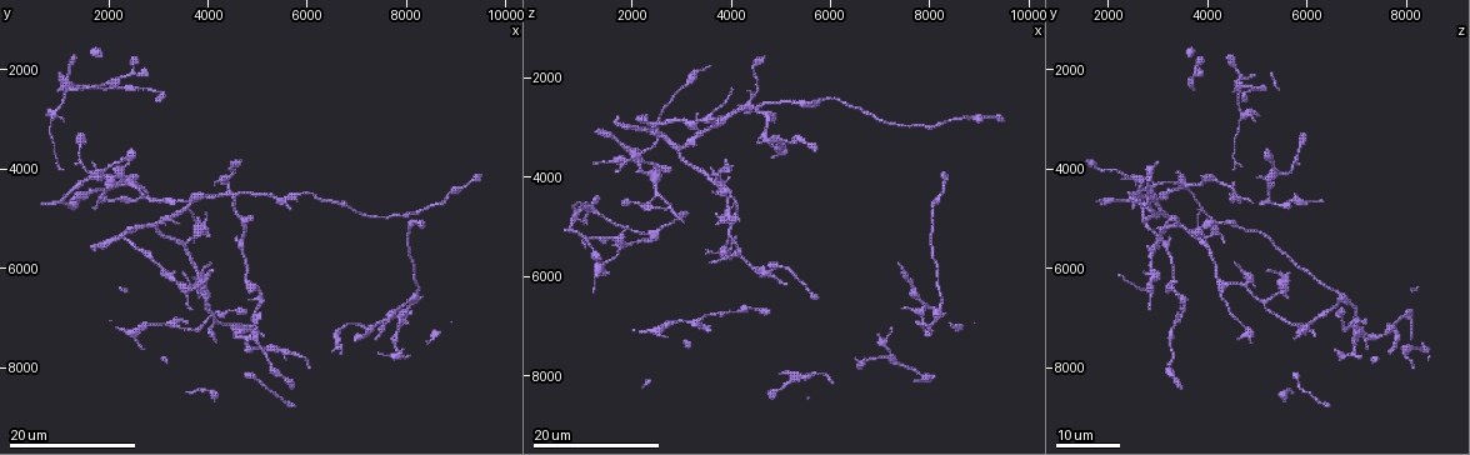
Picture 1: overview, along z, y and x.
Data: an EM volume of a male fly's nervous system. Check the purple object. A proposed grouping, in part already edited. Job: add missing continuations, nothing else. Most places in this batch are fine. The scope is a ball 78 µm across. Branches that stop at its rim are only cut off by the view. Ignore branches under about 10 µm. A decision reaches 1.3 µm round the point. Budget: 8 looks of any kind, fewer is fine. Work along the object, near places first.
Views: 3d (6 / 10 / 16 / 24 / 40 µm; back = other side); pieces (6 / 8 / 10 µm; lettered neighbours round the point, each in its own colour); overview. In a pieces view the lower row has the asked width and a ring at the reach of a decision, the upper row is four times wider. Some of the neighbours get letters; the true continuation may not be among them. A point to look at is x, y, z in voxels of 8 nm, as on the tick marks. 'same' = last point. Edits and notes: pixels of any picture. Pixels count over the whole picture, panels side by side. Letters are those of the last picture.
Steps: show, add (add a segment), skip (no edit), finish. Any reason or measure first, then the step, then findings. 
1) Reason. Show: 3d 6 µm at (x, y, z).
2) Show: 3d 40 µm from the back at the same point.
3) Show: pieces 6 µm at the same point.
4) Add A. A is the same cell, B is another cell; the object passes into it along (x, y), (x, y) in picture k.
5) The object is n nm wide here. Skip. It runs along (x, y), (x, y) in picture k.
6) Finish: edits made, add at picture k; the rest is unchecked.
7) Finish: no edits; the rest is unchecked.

Show: 3d 24 µm at (2450, 3850, 2950).

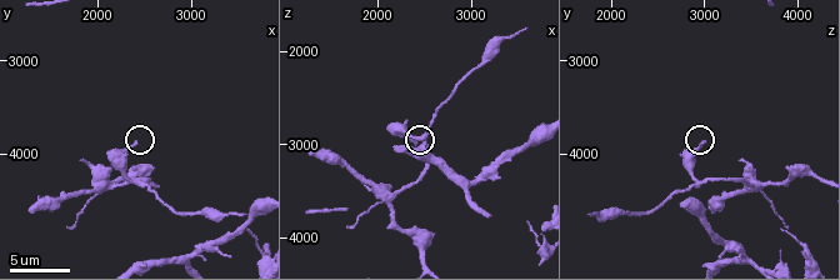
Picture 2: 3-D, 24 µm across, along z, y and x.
What lies round it. Show: pieces 8 µm at (2400, 3900, 3000).

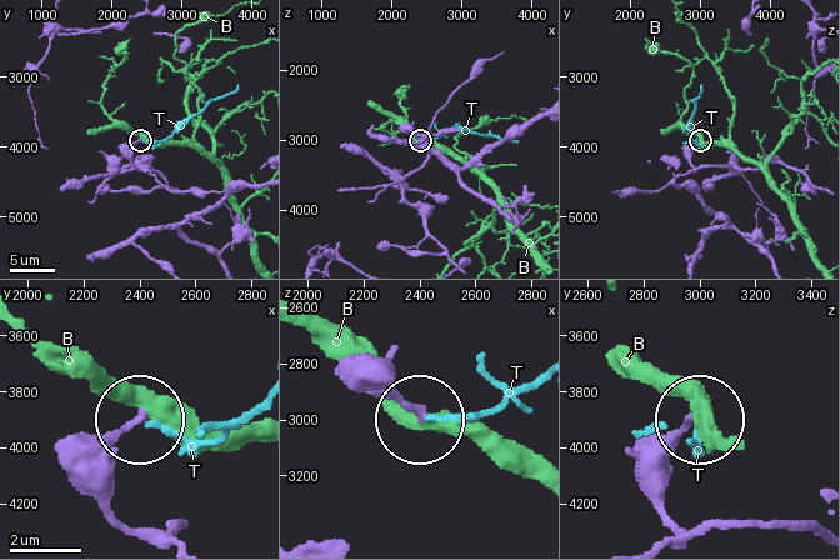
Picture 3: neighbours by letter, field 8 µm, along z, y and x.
Skip. B and T are other cells; none of them fits.

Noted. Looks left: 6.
Branch stops here. Show: 3d 16 µm at (3000, 4600, 4900).

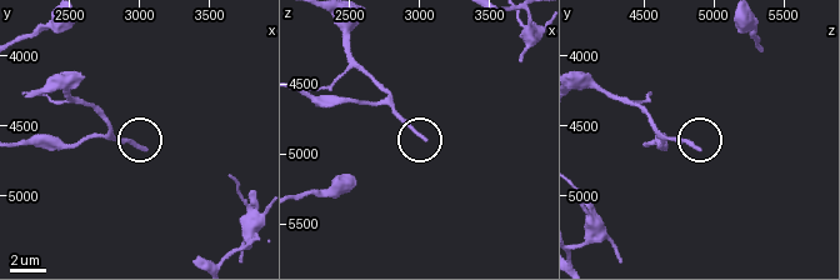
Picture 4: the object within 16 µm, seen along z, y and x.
What lies round it. Show: pieces 10 µm at (3020, 4660, 4900).

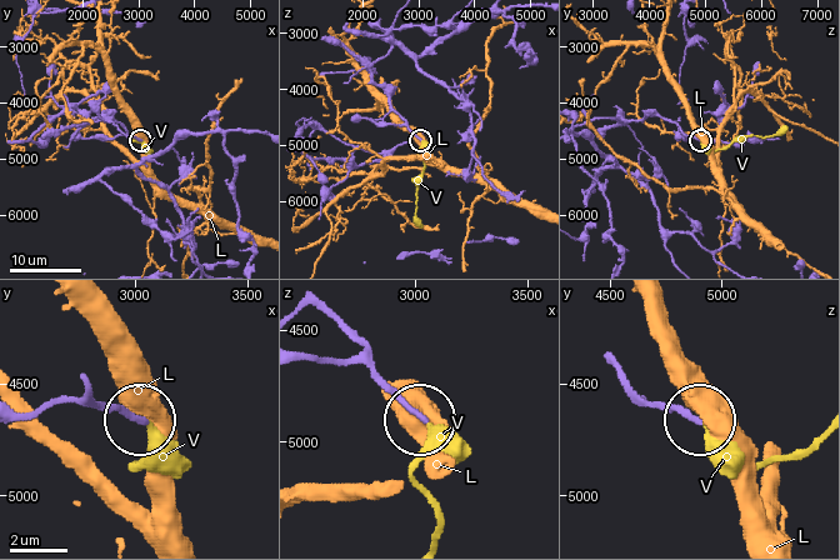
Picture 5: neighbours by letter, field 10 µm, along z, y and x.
Add V. V is the same cell, L is another cell; the object passes into it along (364, 349), (426, 425), (411, 475), (434, 533) in picture 5; it goes on there.

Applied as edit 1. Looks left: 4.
Free end. Show: 3d 24 µm at (2450, 3650, 5200).

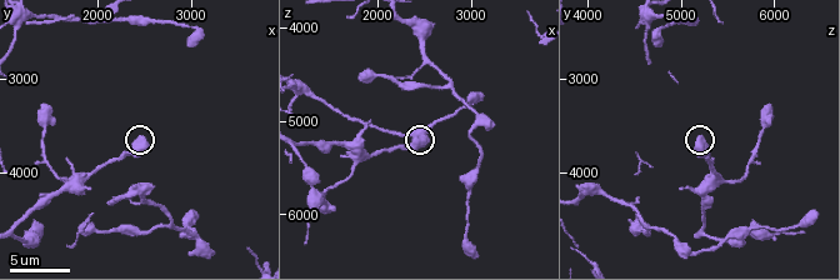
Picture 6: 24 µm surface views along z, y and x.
Show: pieces 6 µm at (2550, 3700, 5150).

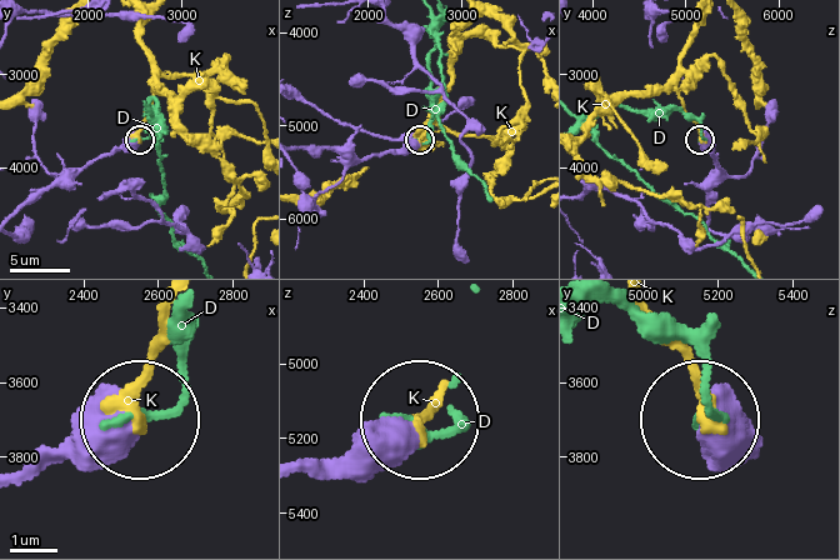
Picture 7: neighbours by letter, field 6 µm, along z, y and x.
Skip. D and K are other cells; none of them fits.

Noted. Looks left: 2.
Long arm stops here. Show: 3d 6 µm at (3000, 2650, 4700).

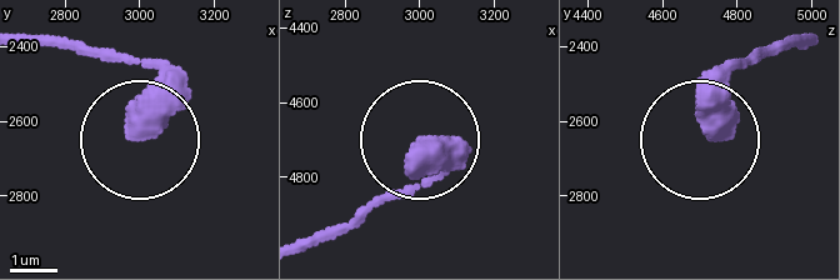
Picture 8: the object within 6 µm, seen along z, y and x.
Show: pieces 6 µm at (2990, 2630, 4750).

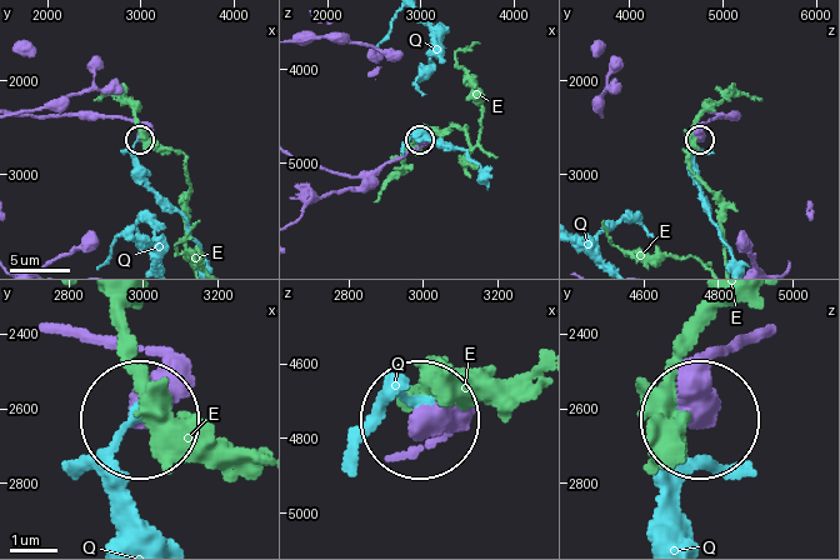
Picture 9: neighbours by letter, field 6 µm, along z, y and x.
The object is 570 nm wide here. Skip. E and Q are other cells; it runs along (765, 326), (709, 363), (698, 419) in picture 9; no lettered segment goes on from it.

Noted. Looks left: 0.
Finish: edits made, add at picture 5; the rest is unchecked.

